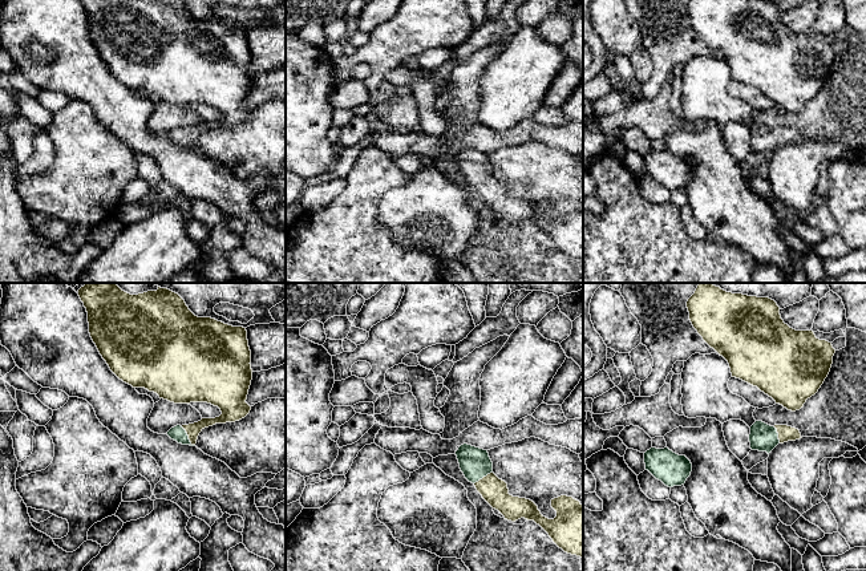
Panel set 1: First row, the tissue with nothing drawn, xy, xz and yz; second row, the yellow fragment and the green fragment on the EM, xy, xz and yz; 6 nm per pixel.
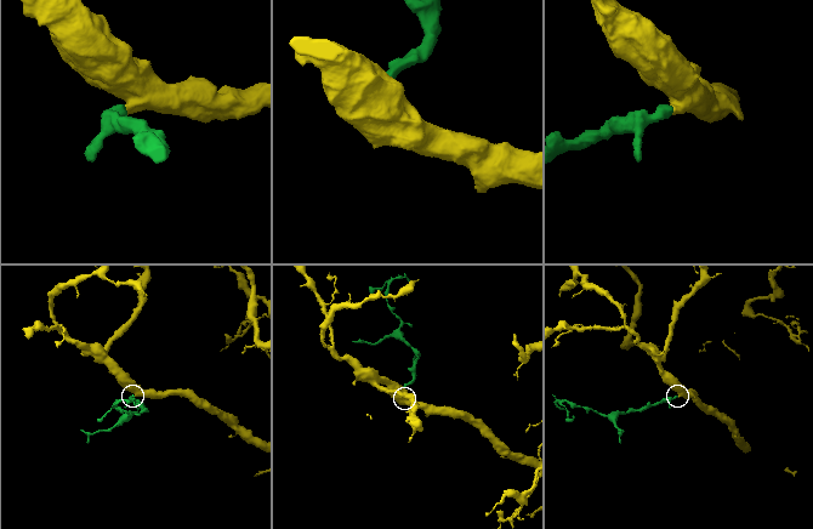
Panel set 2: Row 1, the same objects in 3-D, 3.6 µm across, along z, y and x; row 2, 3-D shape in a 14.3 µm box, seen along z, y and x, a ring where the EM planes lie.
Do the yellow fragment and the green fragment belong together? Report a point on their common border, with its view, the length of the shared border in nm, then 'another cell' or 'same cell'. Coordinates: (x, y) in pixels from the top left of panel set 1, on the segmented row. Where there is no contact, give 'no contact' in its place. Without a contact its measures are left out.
xy (187, 434) | 150 nm | same cell

